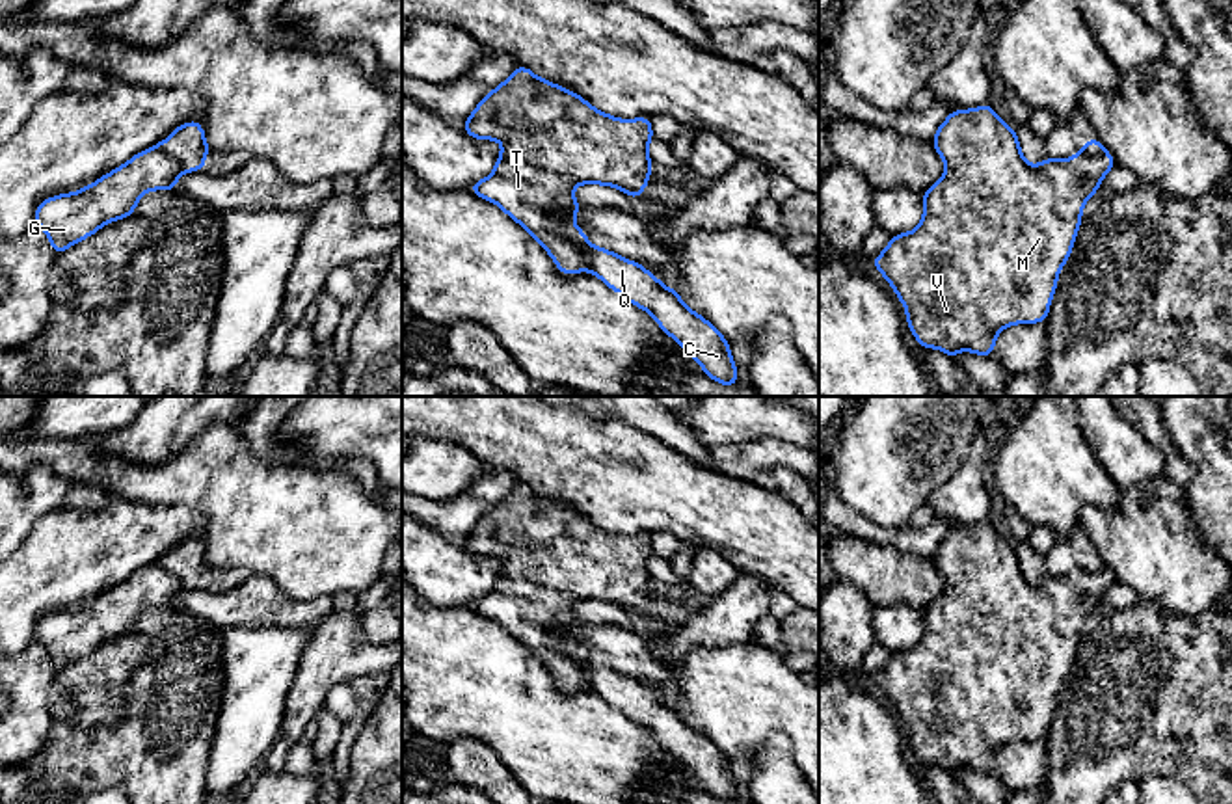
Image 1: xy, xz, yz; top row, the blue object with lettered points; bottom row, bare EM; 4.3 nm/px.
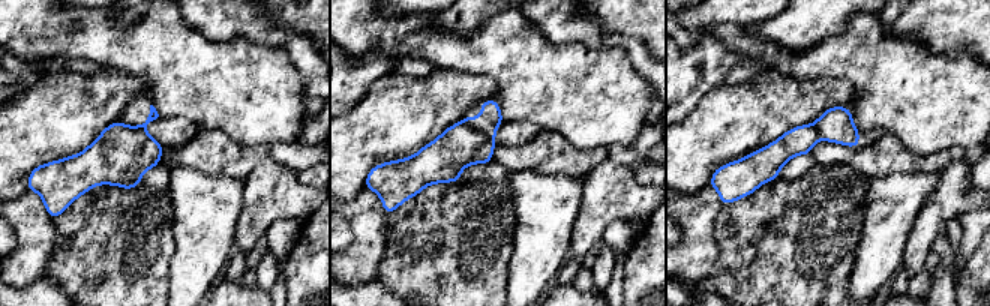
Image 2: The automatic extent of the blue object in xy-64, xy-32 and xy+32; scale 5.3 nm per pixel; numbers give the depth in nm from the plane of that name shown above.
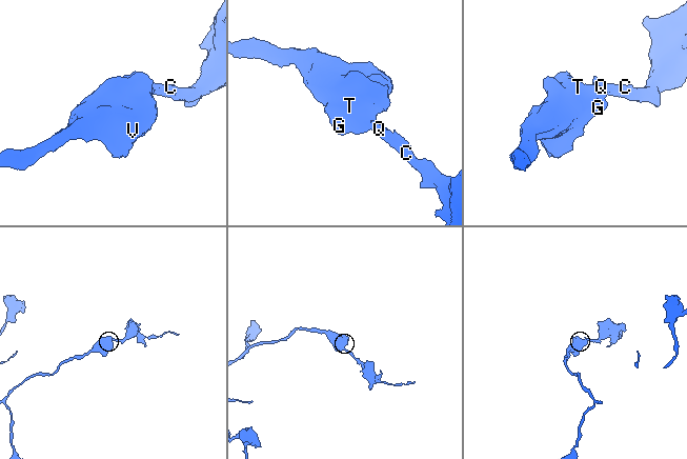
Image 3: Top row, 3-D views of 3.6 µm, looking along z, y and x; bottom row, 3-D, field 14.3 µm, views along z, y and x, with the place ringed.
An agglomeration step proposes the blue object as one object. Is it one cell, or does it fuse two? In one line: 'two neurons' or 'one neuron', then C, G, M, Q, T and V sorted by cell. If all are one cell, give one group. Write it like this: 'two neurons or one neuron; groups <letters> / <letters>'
two neurons; groups C Q / G M T V

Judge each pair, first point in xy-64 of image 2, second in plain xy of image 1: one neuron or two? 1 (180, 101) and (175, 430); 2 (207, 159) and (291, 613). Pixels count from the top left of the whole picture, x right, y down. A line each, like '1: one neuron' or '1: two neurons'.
1: two neurons
2: one neuron

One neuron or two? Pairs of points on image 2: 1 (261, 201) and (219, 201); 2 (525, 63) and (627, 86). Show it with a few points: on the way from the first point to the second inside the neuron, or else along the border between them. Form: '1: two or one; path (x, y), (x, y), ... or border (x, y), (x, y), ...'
1: two; border (245, 180), (243, 206), (233, 236)
2: one; path (551, 77), (569, 77), (581, 86), (602, 86)

